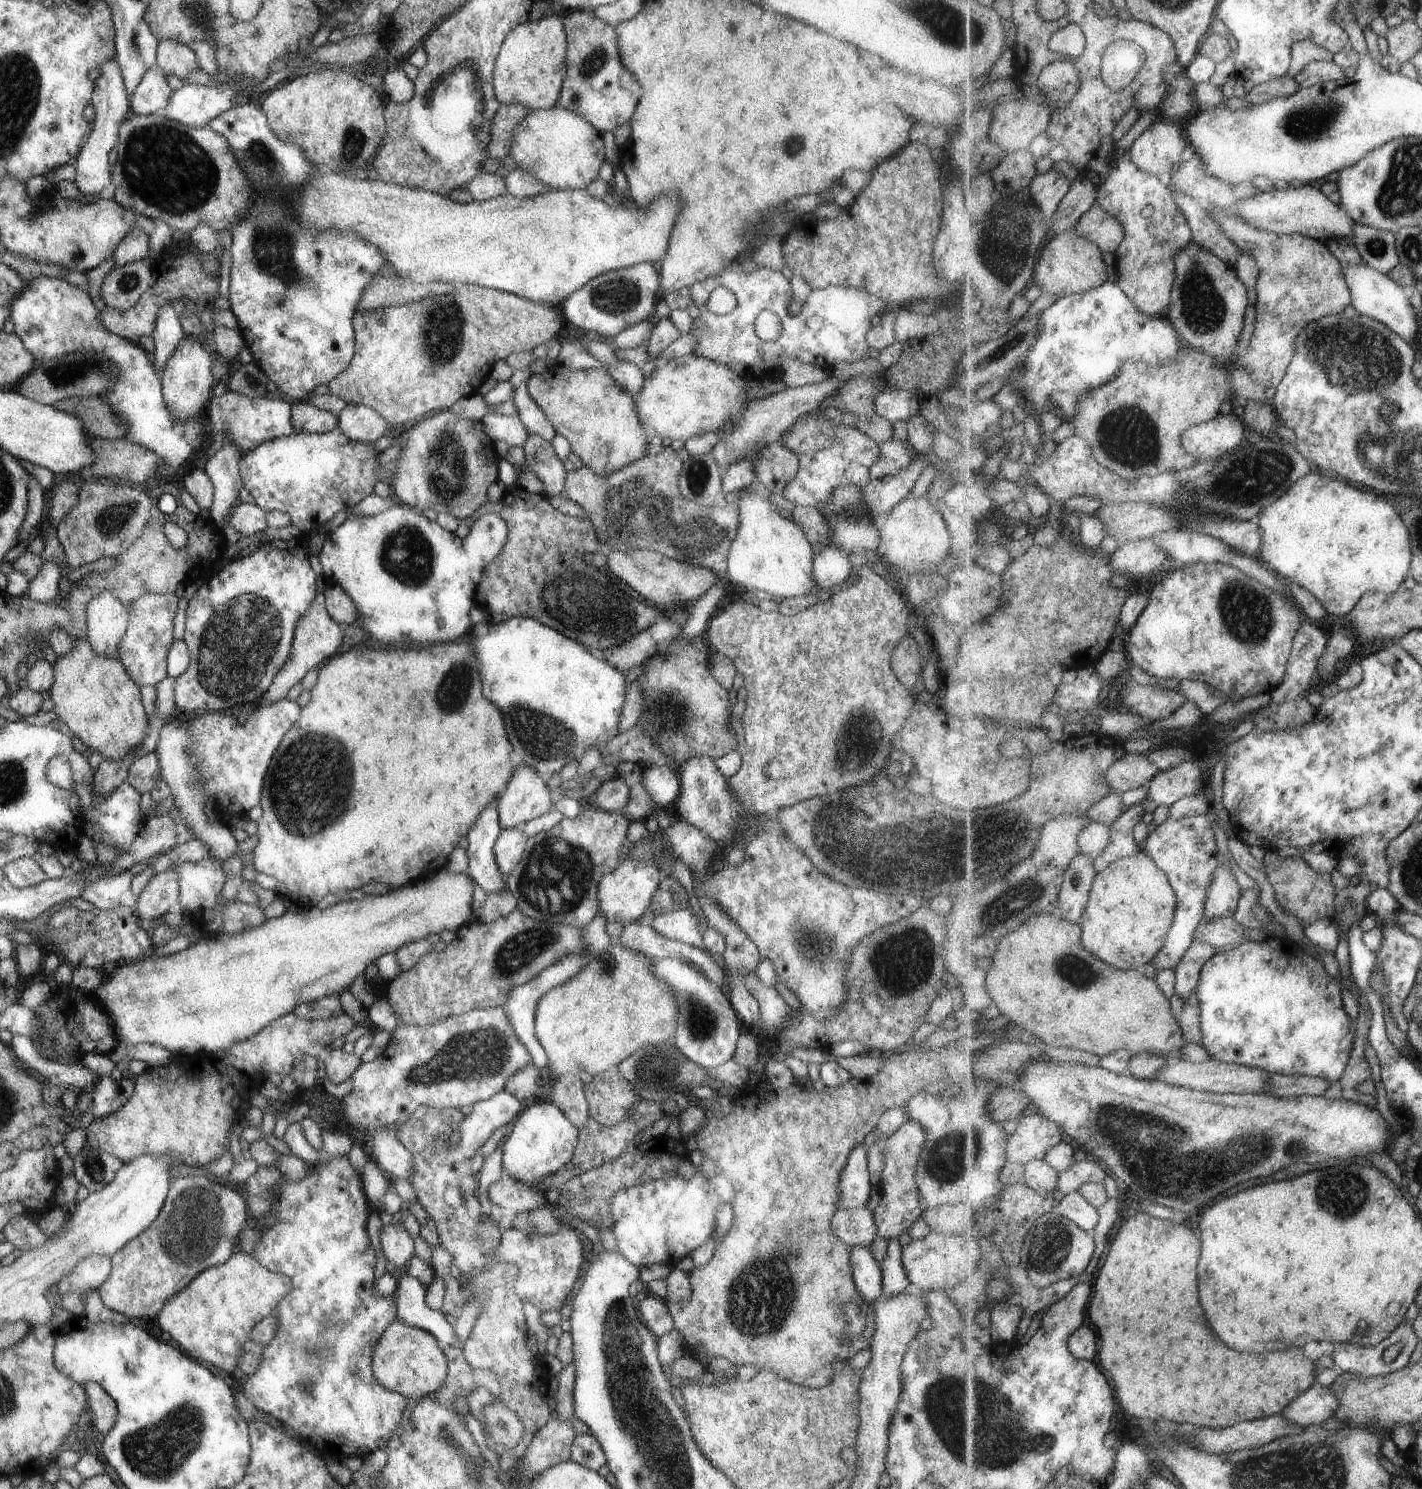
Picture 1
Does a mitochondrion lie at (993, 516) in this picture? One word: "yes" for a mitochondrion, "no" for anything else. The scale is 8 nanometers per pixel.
no

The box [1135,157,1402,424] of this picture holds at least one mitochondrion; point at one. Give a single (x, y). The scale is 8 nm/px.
(1204, 310)

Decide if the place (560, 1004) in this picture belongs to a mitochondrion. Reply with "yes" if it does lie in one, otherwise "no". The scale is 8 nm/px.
no

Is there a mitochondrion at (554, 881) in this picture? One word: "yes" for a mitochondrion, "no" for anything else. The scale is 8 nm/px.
yes

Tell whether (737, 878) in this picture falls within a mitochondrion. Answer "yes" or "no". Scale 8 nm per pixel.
no

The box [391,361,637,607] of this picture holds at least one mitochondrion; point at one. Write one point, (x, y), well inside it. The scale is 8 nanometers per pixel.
(449, 458)

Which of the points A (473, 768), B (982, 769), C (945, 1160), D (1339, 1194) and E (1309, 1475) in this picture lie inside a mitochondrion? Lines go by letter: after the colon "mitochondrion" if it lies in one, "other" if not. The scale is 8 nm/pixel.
A: other
B: mitochondrion
C: mitochondrion
D: mitochondrion
E: mitochondrion

